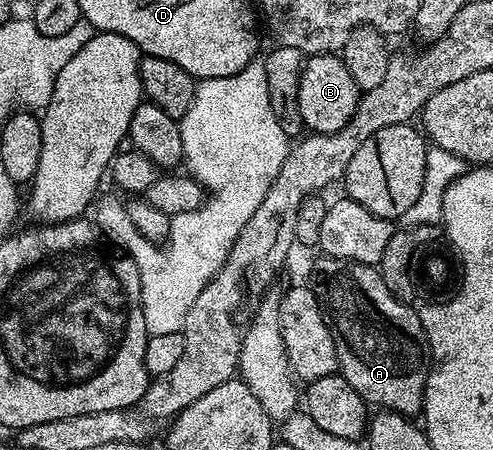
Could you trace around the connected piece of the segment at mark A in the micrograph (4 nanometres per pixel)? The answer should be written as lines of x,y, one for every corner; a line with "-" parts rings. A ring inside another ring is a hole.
319,256
310,277
316,299
322,308
324,319
338,356
338,373
365,399
367,406
382,411
402,413
414,419
421,414
422,400
426,390
426,380
430,374
432,358
426,332
417,312
405,301
397,301
388,291
381,272
373,265
361,265
355,261
341,261
335,257

